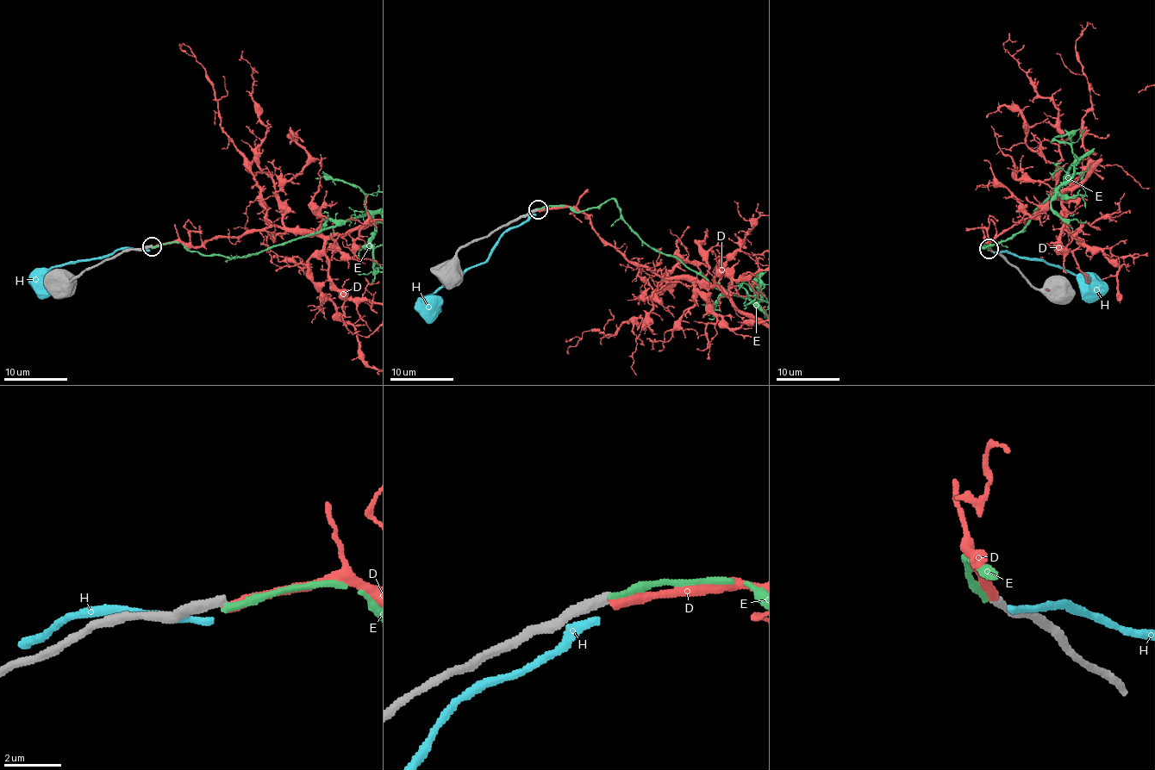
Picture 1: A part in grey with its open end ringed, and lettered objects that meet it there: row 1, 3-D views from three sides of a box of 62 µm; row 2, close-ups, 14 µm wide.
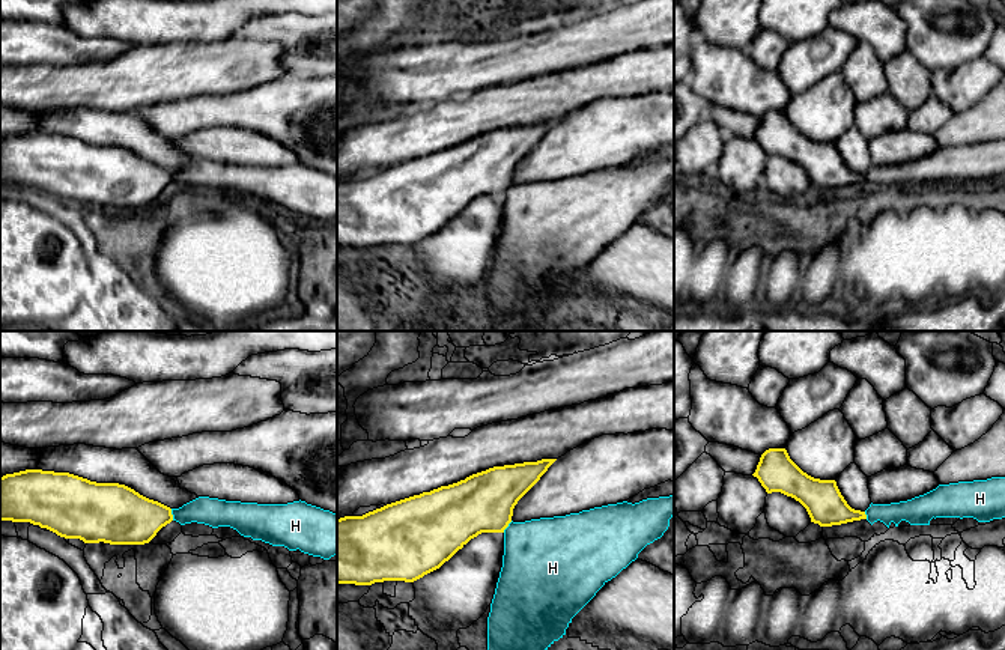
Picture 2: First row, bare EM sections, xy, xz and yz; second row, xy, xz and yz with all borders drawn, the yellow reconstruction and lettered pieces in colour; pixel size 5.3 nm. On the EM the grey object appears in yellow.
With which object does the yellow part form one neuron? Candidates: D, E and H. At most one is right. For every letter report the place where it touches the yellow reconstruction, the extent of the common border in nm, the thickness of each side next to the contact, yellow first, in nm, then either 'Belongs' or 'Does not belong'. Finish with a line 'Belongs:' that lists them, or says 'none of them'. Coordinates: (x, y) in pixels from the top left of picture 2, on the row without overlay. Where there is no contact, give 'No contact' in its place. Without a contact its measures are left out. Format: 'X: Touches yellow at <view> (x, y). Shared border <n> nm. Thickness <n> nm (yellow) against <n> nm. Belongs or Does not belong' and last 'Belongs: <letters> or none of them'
D: No contact. Belongs
E: No contact. Does not belong
H: Touches yellow at xy (172, 178). Shared border 70 nm. Thickness 280 nm (yellow) against 150 nm. Does not belong
Belongs: D

